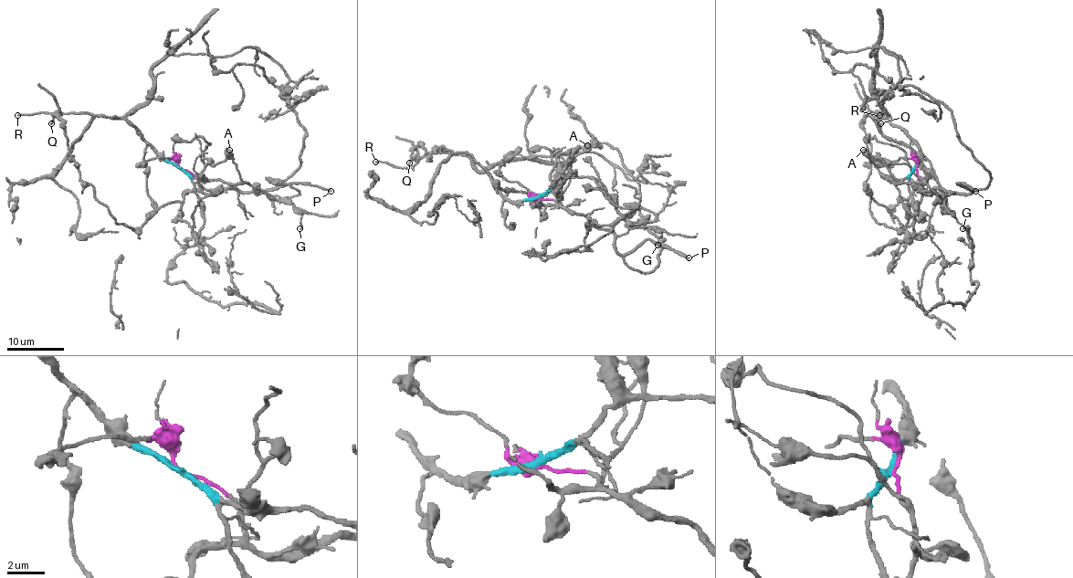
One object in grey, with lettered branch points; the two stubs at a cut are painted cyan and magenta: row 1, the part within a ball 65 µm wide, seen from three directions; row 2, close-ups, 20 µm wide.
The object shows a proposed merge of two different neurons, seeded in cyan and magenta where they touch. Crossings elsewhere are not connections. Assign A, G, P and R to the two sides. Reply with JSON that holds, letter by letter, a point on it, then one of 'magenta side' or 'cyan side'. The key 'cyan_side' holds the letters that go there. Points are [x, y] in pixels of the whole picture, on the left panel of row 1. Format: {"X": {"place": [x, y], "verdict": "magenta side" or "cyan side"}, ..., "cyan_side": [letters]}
{"A": {"place": [229, 150], "verdict": "magenta side"}, "G": {"place": [299, 228], "verdict": "cyan side"}, "P": {"place": [331, 191], "verdict": "magenta side"}, "R": {"place": [17, 115], "verdict": "cyan side"}, "cyan_side": ["G", "R"]}

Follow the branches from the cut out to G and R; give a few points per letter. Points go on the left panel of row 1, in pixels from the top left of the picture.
G: (180, 167), (203, 180), (247, 183), (278, 202), (290, 202), (303, 211), (300, 228)
R: (180, 167), (165, 162), (124, 120), (75, 112), (16, 115)

